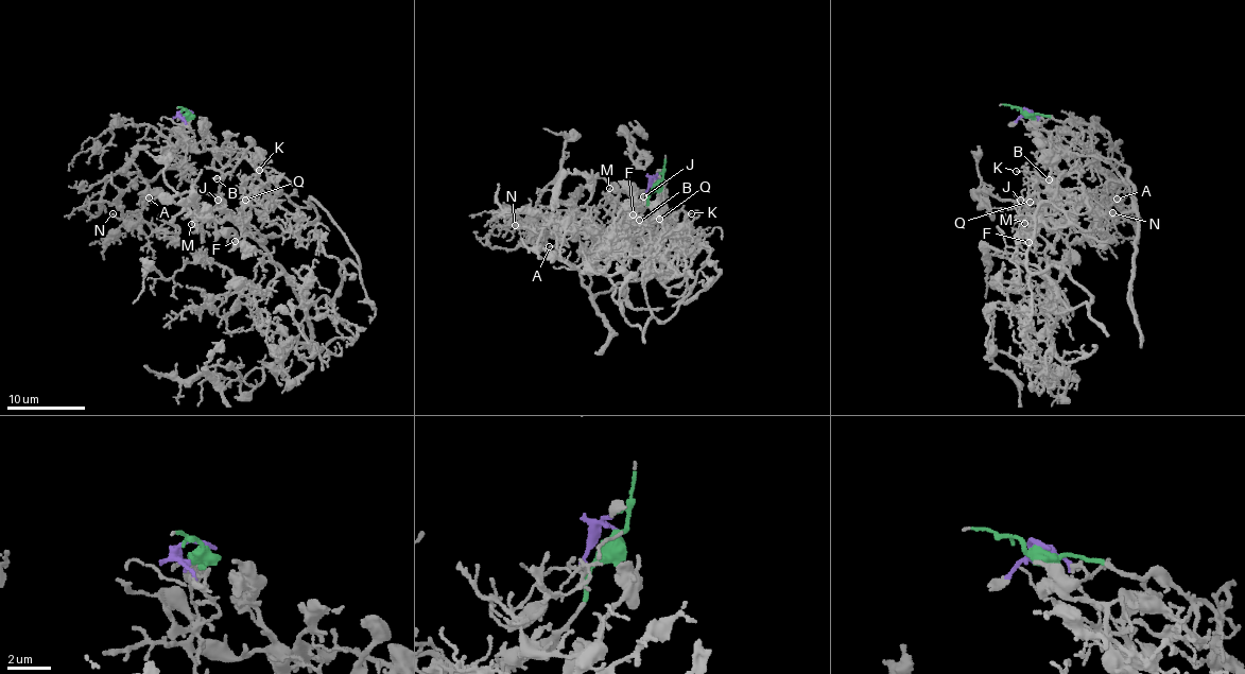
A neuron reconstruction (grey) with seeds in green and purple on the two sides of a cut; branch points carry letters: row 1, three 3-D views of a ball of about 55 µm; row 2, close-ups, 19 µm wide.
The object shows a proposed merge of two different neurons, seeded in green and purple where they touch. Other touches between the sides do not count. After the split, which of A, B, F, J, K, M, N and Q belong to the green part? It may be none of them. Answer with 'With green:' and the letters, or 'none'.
With green: A, N

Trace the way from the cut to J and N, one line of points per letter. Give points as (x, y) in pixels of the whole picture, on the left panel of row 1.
J: (189, 111), (187, 149), (211, 151), (228, 174), (242, 159), (257, 173), (241, 213), (217, 199)
N: (189, 111), (172, 134), (170, 143), (184, 156), (178, 166), (145, 179), (134, 214), (111, 212)

